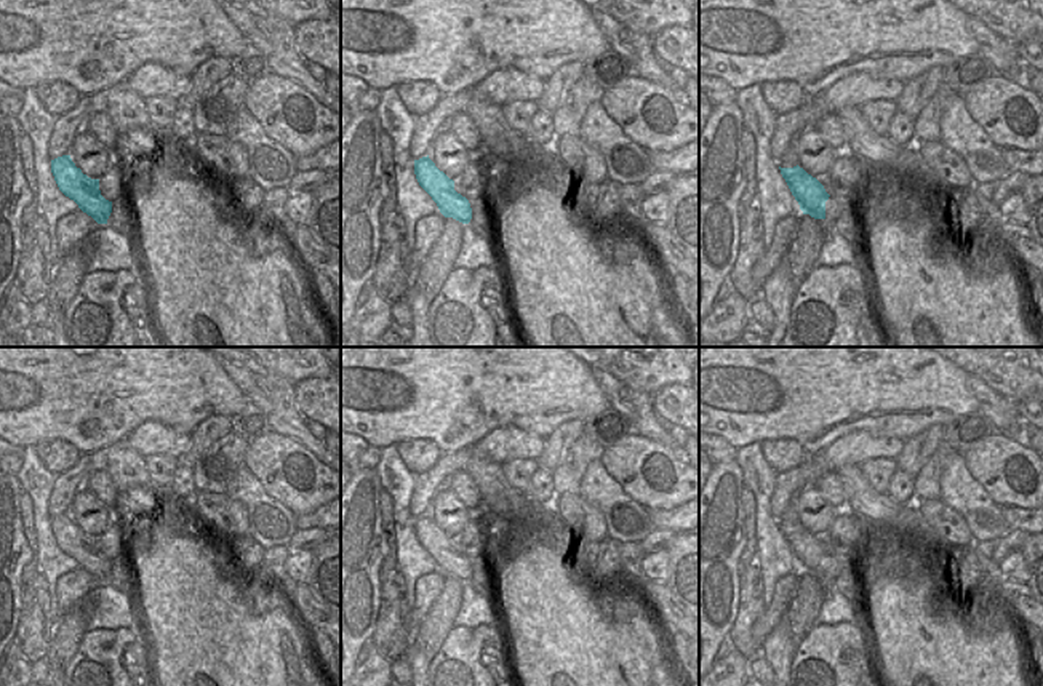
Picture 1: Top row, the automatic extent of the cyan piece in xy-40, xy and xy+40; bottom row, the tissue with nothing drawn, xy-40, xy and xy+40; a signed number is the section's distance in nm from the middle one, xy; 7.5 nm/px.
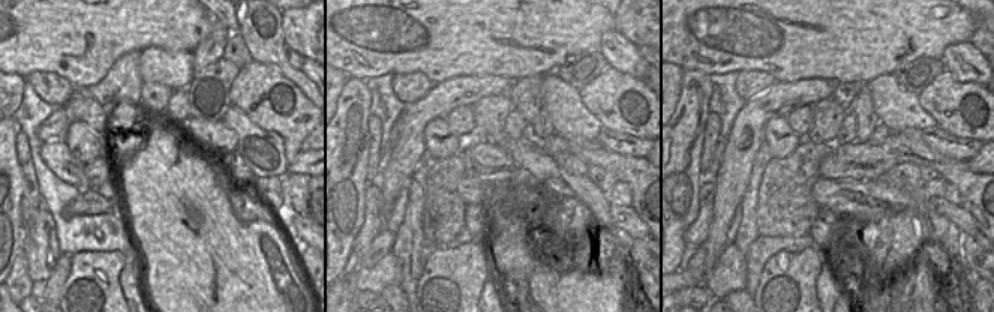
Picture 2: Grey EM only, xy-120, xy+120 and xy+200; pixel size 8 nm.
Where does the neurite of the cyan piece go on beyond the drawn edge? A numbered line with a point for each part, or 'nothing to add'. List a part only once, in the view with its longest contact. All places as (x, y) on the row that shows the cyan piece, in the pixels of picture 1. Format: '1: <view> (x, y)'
1: xy+40 (835, 205)

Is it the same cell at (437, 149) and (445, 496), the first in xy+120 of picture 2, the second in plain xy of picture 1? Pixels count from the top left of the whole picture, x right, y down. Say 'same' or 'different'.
same

